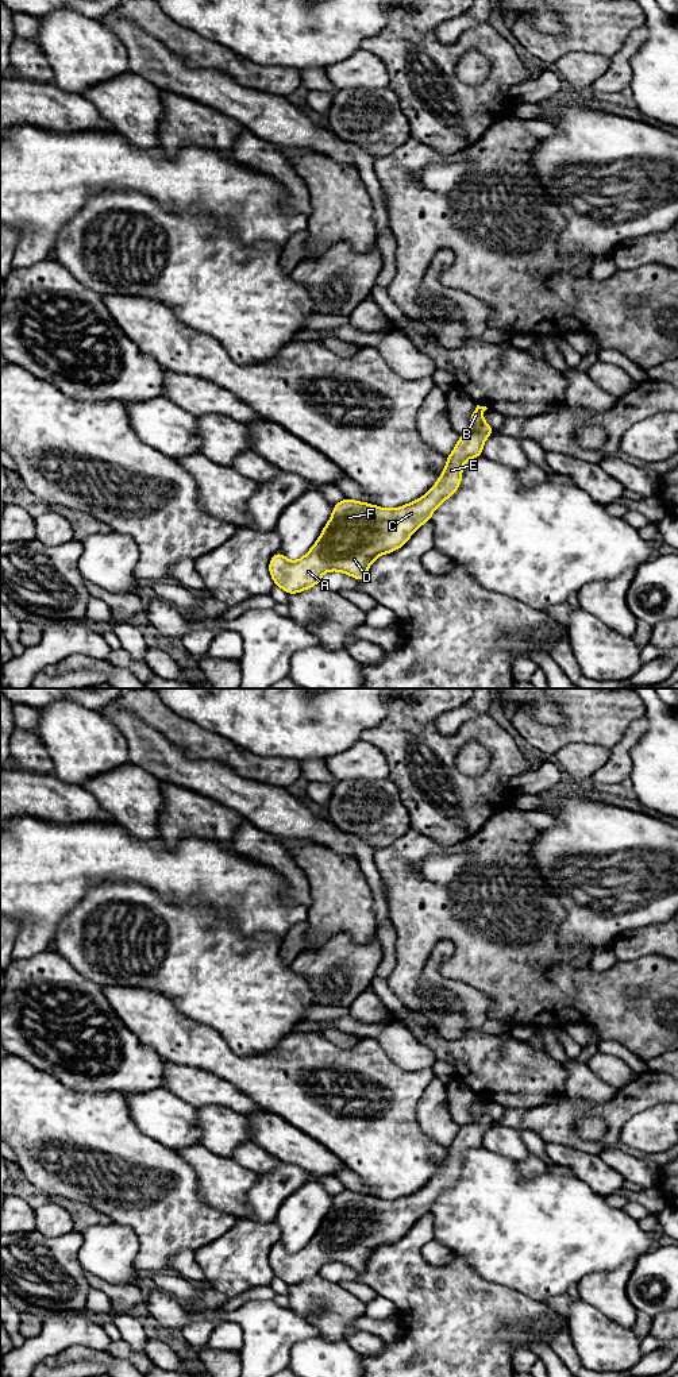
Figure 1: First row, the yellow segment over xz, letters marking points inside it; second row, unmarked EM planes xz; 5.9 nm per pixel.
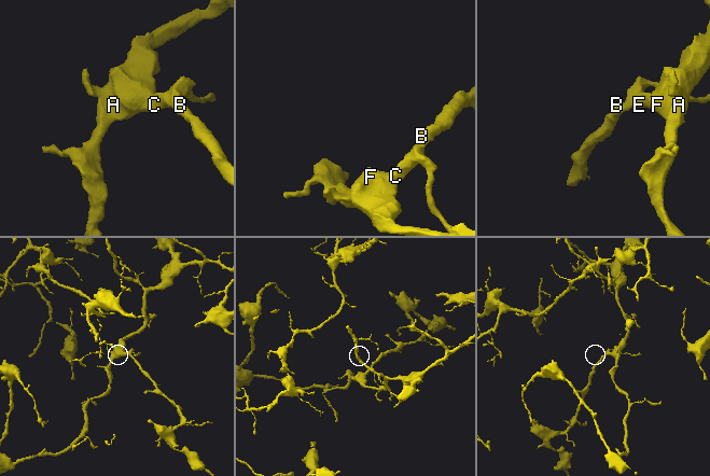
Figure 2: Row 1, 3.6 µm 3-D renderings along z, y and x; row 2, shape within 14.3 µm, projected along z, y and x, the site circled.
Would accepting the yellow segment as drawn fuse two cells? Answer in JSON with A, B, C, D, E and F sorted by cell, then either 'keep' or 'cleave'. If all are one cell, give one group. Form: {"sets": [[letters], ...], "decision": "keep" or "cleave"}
{"sets": [["A", "B", "C", "D", "E", "F"]], "decision": "keep"}

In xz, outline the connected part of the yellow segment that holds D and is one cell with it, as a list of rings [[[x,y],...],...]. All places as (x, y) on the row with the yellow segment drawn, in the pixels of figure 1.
[[[477,405],[470,417],[471,431],[459,436],[438,482],[421,498],[396,509],[384,509],[348,498],[335,504],[332,516],[317,541],[300,560],[290,562],[280,551],[270,559],[269,572],[274,585],[289,595],[301,593],[319,585],[321,575],[327,571],[340,571],[362,582],[370,564],[378,556],[401,548],[420,525],[431,520],[434,510],[458,490],[465,462],[482,456],[484,443],[493,433],[493,428],[482,420],[486,409],[486,406]]]

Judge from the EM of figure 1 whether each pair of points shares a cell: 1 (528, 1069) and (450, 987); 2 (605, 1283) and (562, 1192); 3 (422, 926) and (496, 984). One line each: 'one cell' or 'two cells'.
1: one cell
2: two cells
3: one cell

